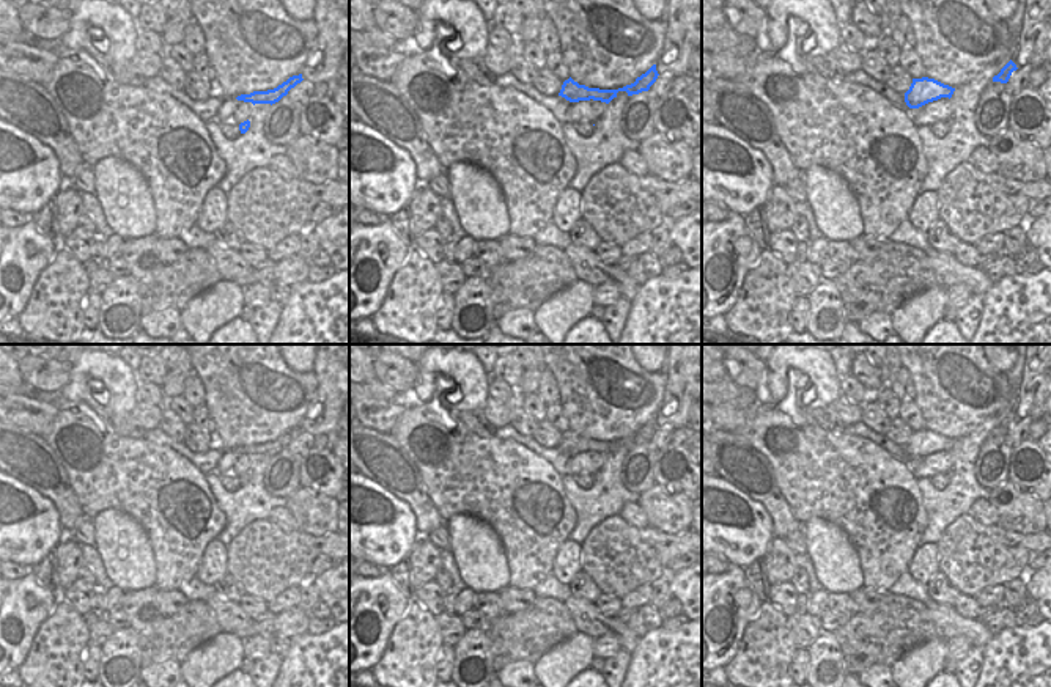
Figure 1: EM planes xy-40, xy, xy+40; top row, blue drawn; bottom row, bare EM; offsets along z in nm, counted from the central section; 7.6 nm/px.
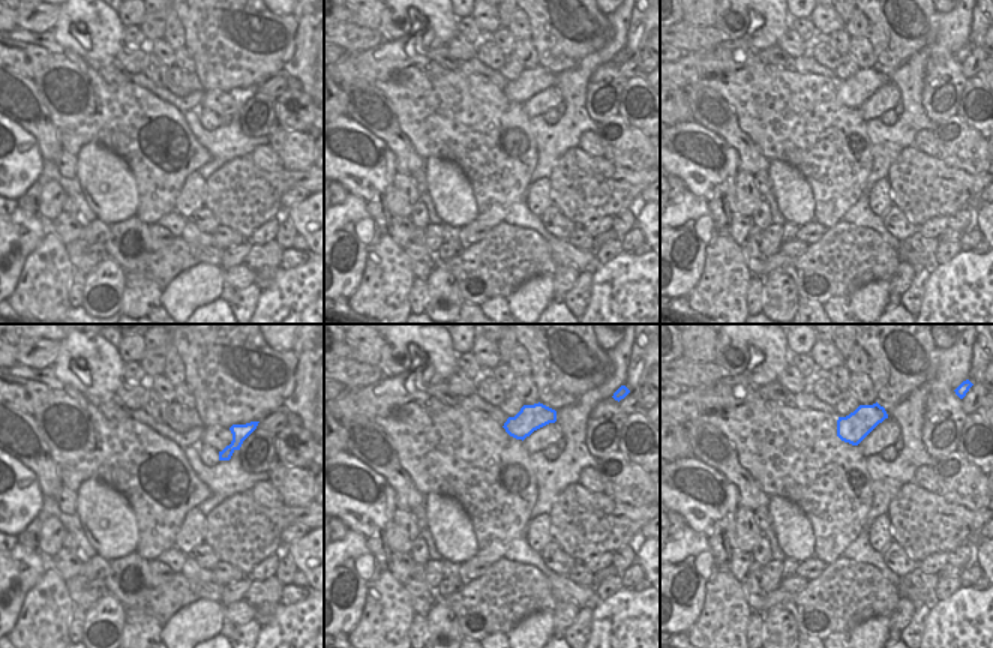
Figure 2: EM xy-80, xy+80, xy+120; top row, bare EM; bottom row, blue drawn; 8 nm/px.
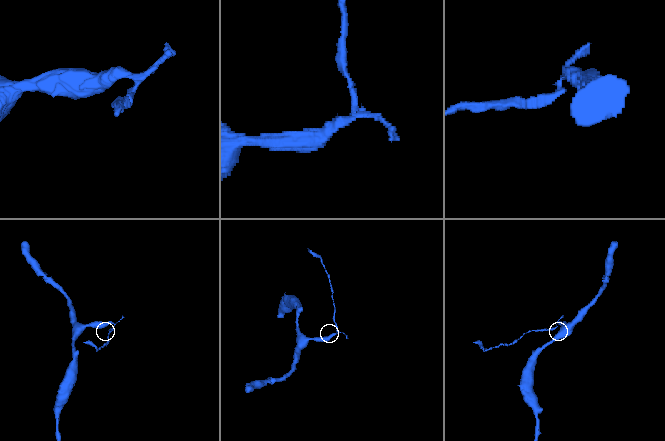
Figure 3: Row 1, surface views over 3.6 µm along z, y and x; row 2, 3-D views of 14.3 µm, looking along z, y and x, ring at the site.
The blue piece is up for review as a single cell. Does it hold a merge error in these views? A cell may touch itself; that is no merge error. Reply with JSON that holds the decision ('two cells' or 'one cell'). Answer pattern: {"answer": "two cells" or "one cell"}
{"answer": "two cells"}

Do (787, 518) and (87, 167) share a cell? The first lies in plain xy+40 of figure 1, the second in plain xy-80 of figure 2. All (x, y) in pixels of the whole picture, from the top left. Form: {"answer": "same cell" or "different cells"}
{"answer": "different cells"}

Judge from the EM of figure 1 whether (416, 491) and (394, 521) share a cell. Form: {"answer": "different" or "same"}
{"answer": "different"}

